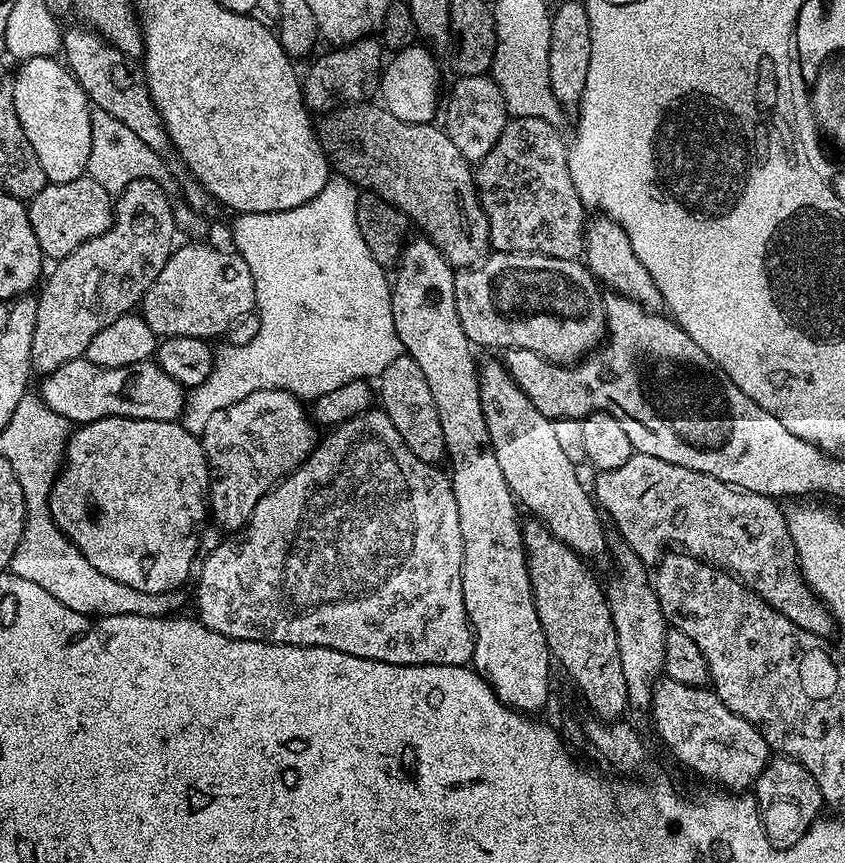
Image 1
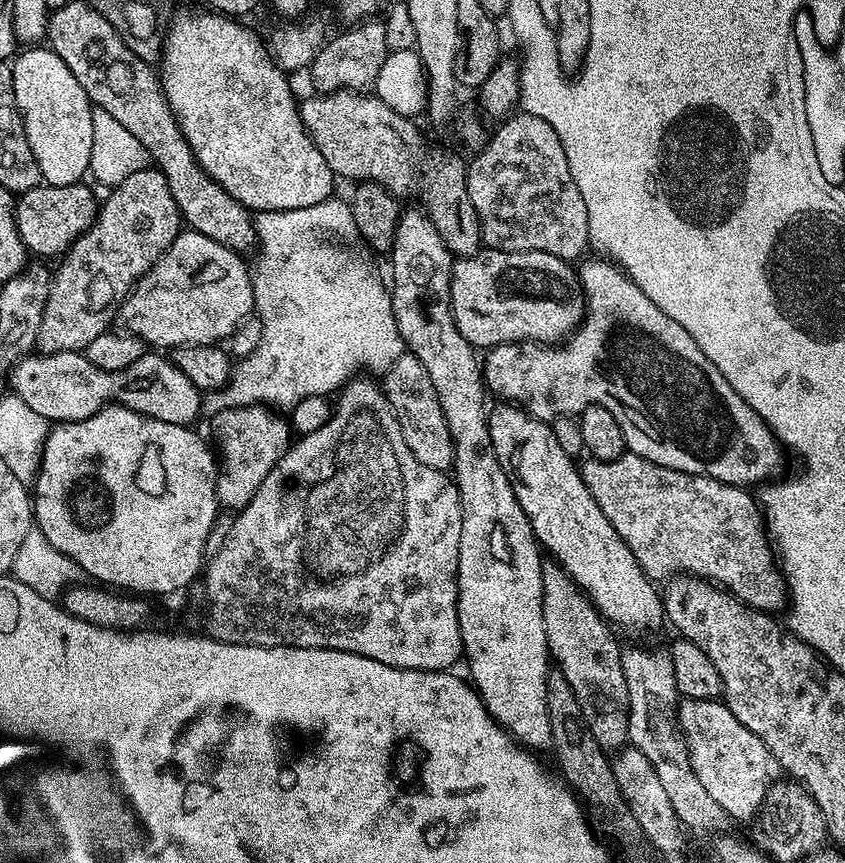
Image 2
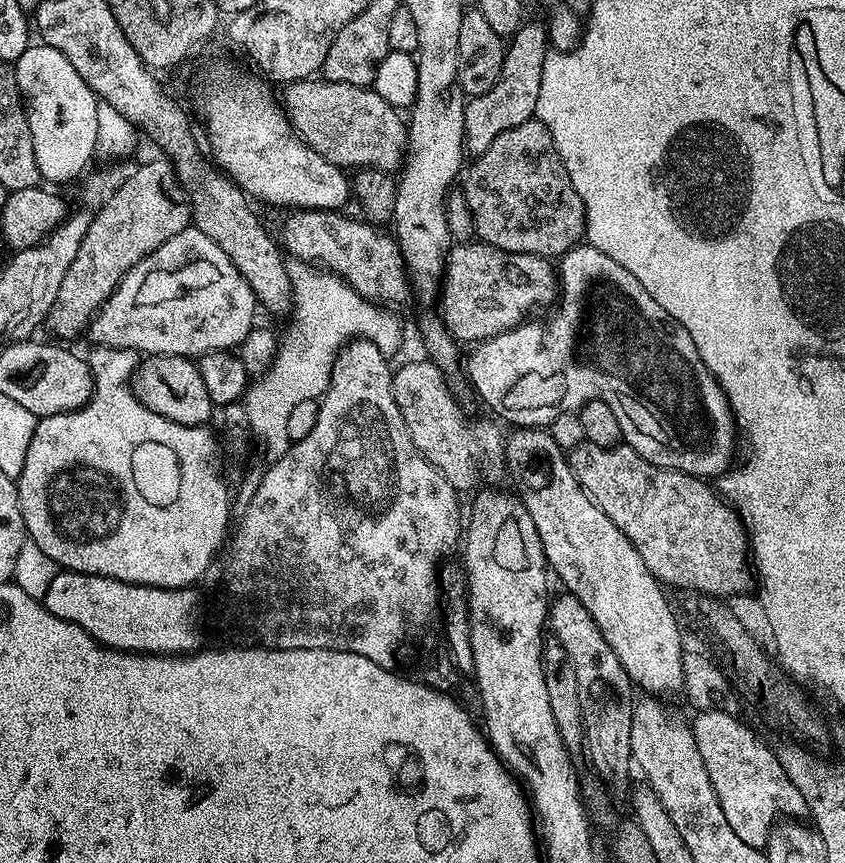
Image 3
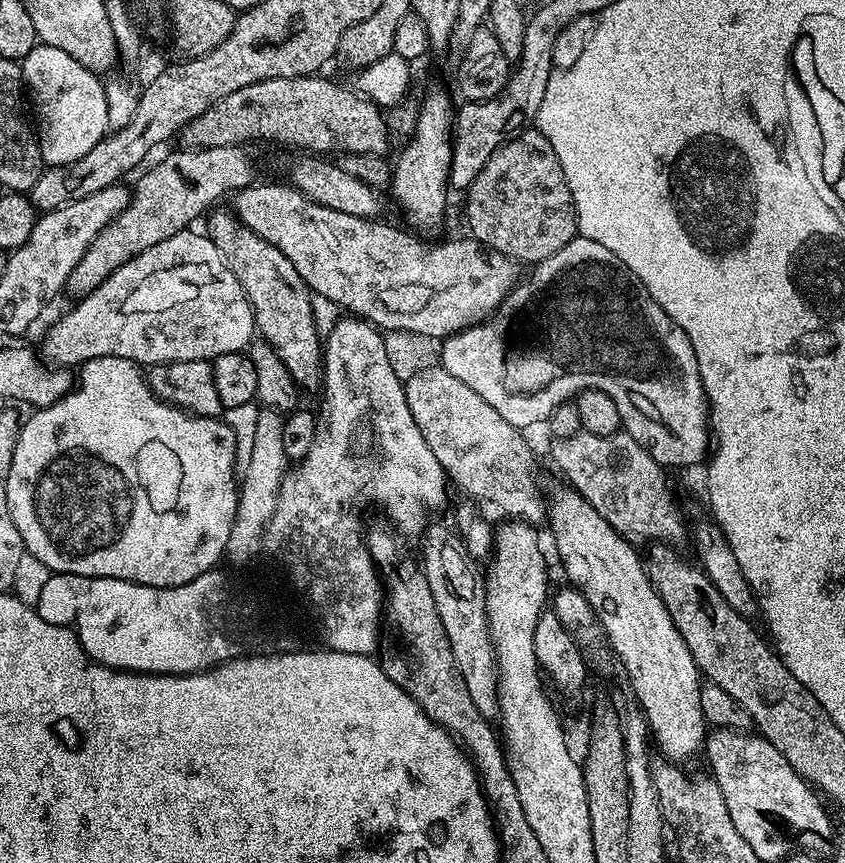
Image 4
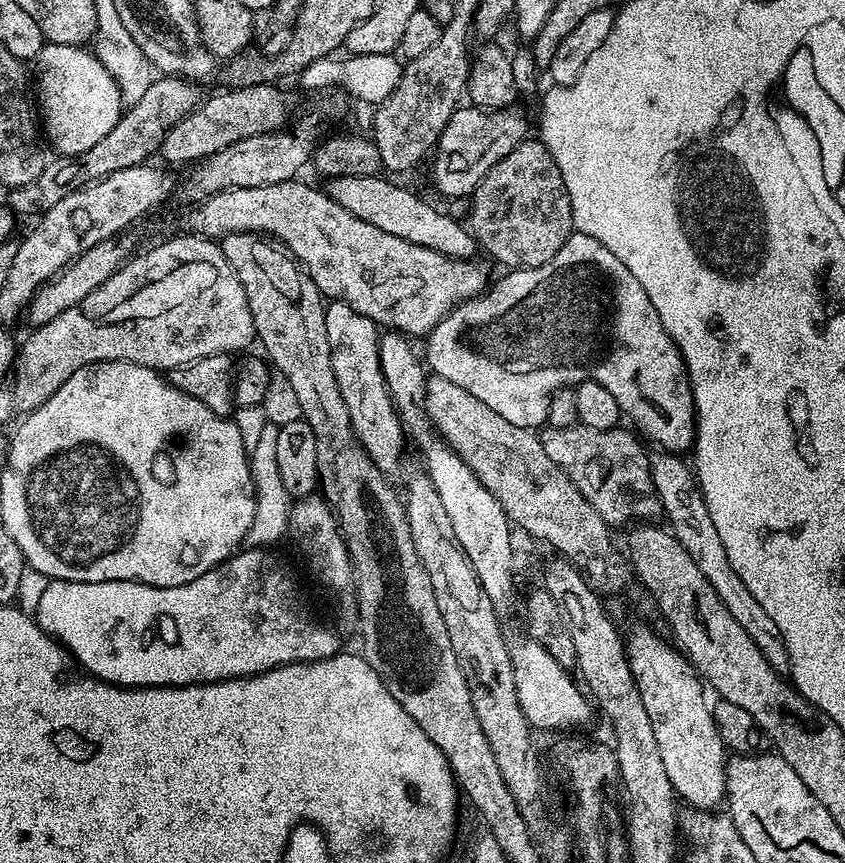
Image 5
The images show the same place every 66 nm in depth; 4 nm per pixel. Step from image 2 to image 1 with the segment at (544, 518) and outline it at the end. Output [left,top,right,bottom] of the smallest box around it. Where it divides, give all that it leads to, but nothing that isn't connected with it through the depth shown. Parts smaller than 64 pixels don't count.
[478,359,604,558]

